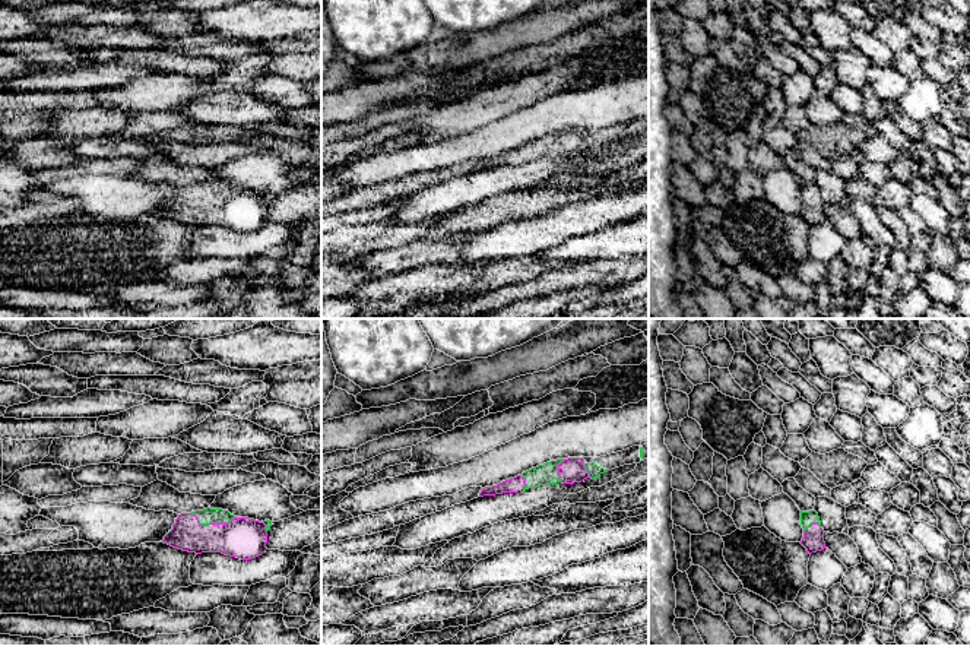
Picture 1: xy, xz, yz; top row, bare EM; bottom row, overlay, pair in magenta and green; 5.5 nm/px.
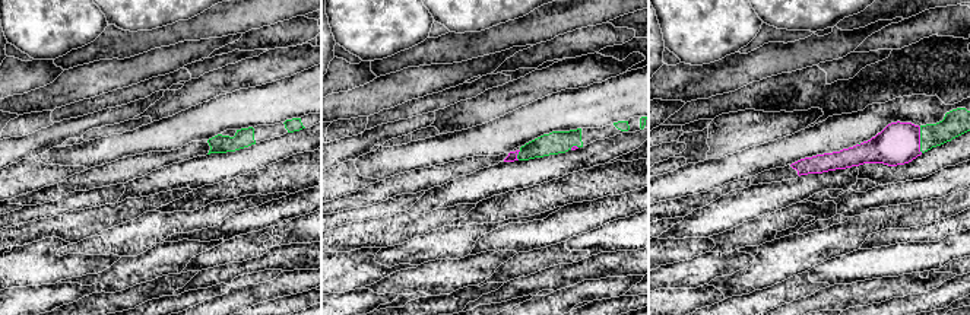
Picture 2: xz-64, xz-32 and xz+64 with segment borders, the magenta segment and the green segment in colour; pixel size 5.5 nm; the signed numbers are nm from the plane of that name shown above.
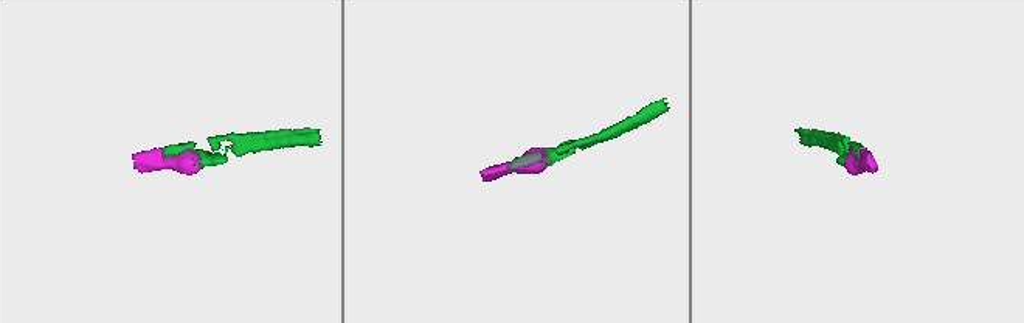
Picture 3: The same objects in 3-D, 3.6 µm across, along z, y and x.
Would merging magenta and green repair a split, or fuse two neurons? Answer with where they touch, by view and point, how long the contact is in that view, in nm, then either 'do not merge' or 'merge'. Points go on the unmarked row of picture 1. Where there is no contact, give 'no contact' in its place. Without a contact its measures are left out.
xy (212, 196) | 240 nm | merge

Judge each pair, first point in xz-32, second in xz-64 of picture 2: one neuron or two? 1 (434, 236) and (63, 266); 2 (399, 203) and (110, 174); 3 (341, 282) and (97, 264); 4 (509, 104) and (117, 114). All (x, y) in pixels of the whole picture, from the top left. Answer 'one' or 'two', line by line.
1: two
2: two
3: one
4: two

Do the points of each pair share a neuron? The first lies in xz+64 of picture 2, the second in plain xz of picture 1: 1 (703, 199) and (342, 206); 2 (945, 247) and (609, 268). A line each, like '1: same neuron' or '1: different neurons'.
1: same neuron
2: different neurons

